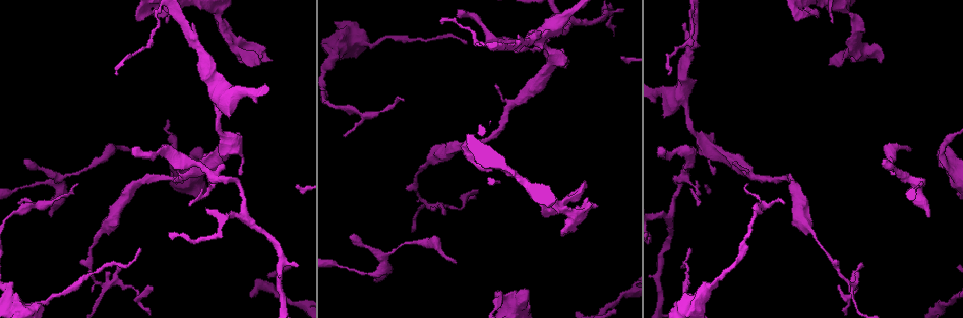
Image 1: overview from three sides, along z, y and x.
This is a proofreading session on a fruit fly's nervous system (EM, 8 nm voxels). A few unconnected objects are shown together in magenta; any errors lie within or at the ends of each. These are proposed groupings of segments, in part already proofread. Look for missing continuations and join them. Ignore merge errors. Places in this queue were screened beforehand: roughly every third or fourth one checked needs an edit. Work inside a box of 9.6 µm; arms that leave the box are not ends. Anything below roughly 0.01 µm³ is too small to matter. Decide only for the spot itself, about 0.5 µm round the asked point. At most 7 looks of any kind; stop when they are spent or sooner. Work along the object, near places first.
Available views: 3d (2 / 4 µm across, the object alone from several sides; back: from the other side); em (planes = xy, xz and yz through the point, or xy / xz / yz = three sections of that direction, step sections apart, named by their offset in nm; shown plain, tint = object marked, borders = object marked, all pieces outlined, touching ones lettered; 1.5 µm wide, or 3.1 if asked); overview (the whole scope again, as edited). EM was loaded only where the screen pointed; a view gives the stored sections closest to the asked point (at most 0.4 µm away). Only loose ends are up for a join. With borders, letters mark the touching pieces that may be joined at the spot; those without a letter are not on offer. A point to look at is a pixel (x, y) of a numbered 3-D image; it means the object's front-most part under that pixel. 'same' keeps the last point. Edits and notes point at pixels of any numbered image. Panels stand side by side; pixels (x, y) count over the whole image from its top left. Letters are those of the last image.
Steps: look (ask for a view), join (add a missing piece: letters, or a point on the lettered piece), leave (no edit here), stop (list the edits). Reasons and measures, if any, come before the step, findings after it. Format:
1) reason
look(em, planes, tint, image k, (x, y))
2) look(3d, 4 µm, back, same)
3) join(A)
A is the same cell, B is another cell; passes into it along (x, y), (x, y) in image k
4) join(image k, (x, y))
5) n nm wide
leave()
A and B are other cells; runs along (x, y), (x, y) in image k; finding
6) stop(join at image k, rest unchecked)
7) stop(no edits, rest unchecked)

tapers out
look(em, planes, borders, image 1, (784, 202))

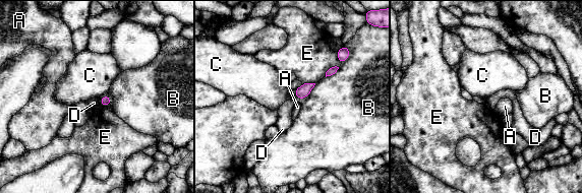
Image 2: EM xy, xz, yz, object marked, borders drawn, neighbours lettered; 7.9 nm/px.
B touches over 180 nm
leave()
A, B, C, D and E are other cells; border along (99, 99), (100, 104) in image 2; none of them fits

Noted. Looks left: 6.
free end
look(em, yz, step 4, borders, image 1, (353, 237))

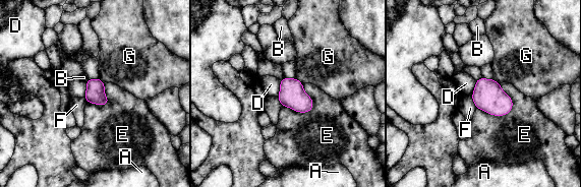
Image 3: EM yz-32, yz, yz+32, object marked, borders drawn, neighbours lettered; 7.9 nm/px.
look(em, xz, step 8, borders, same)

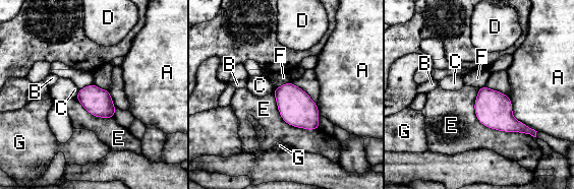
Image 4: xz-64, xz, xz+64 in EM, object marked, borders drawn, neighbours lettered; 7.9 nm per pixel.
leave()
A, B, C, D, E, F and G are other cells; no lettered piece goes on from it

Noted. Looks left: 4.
branch stops here
look(em, planes, tint, image 1, (838, 288))

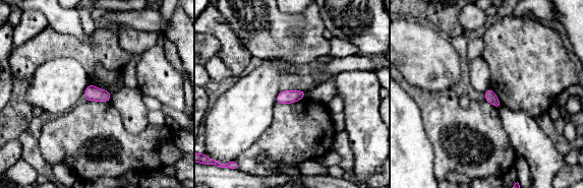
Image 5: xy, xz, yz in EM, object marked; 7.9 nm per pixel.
see the neighbours
look(em, planes, borders, same)

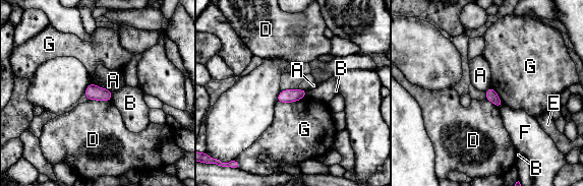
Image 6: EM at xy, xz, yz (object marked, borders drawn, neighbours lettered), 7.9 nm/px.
100 nm wide; G touches over 240 nm
leave()
A, B, D, E, F and G are other cells; no lettered piece goes on from it

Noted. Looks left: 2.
stop(no edits, rest unchecked)

